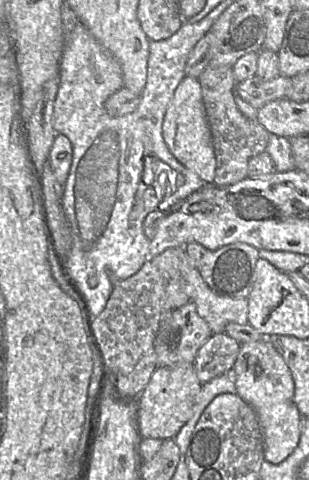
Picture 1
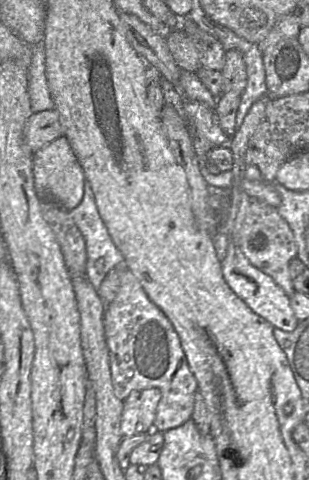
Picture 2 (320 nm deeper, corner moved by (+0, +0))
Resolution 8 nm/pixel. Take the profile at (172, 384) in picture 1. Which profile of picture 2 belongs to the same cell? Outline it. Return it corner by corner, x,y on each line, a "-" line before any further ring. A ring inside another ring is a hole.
159,388
132,391
123,400
121,433
130,437
153,430
156,411
162,393

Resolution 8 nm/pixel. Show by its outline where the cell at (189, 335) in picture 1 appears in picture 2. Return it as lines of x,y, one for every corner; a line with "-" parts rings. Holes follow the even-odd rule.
129,269
121,272
119,292
113,301
106,304
103,326
116,397
125,400
134,390
159,388
162,397
157,406
153,428
161,432
178,427
192,418
198,384
179,336
170,320
149,299

